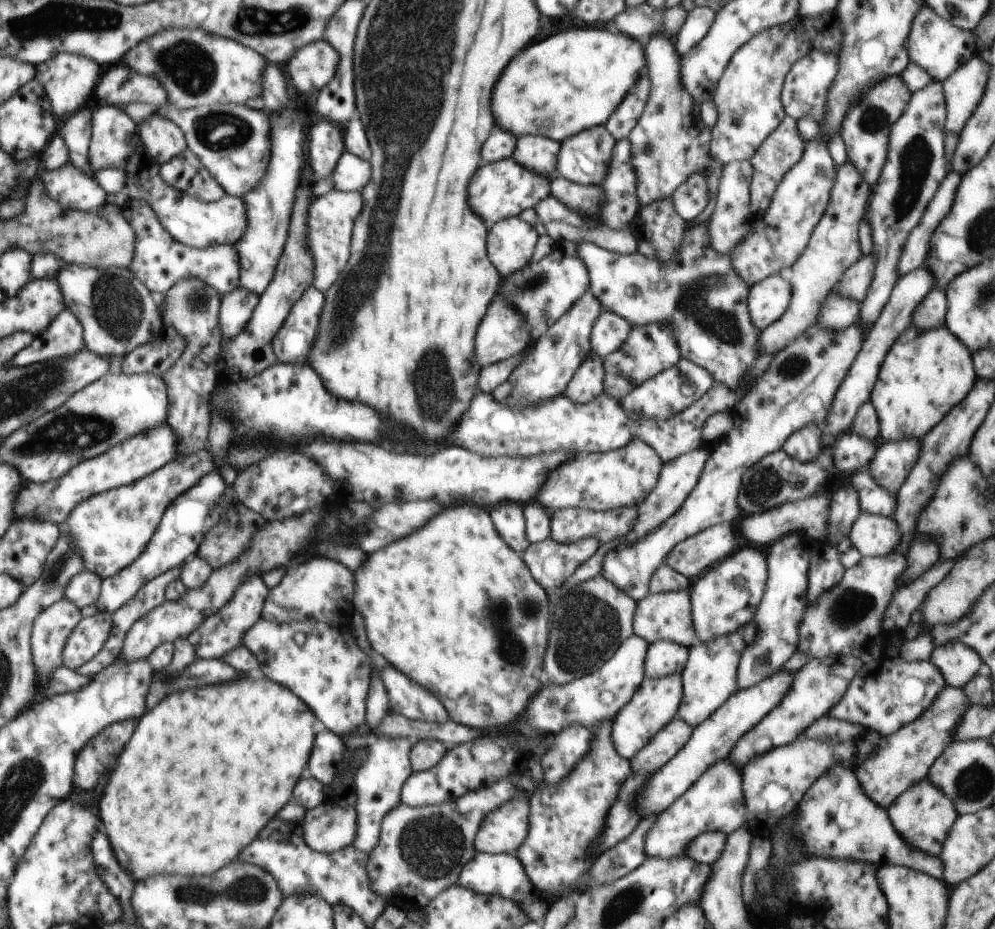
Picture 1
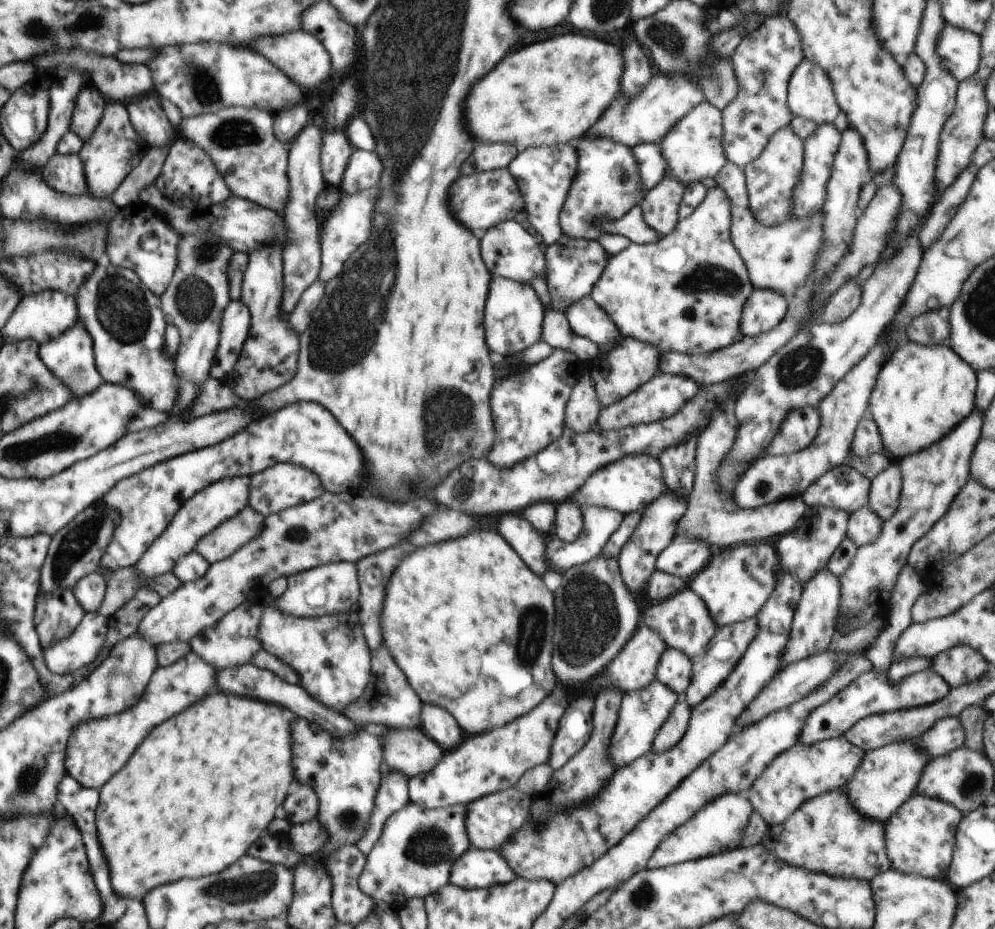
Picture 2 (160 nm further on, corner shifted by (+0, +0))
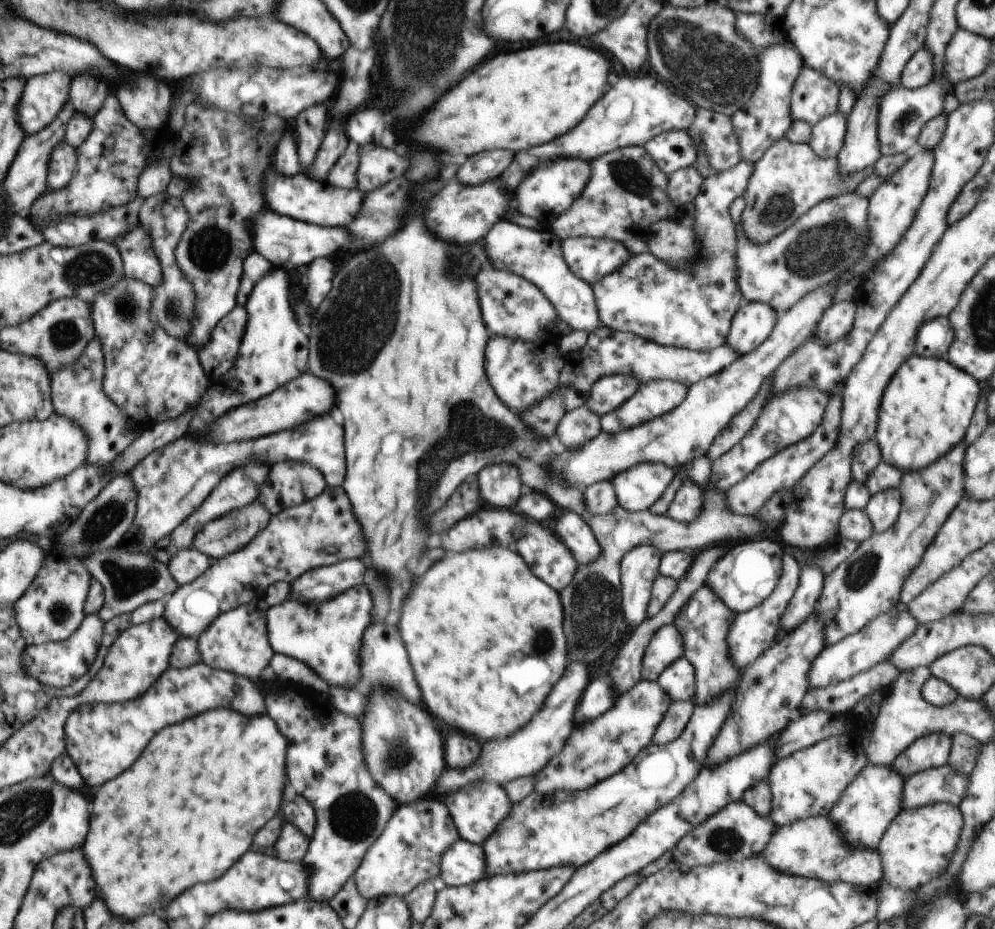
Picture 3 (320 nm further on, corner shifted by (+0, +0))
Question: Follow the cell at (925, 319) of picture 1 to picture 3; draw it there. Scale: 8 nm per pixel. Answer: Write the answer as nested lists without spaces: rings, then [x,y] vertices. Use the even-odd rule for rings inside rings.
[[[947,316],[938,317],[925,322],[915,337],[914,354],[942,359],[954,340],[954,331]]]

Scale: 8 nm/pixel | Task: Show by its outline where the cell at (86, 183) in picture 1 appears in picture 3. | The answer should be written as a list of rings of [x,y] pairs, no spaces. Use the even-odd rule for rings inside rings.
[[[64,138],[54,148],[49,162],[48,182],[50,182],[52,190],[60,190],[74,178],[76,168],[78,168],[76,164],[79,164],[76,160],[78,160],[77,149],[70,146],[70,143],[66,142]]]

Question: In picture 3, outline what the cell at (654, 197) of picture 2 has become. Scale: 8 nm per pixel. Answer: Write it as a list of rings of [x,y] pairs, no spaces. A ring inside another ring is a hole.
[[[695,165],[681,168],[668,178],[669,197],[678,207],[696,200],[705,179]]]

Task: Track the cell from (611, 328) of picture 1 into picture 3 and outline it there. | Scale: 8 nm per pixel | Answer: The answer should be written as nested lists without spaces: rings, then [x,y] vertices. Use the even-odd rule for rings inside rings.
[[[508,220],[498,221],[484,238],[485,249],[494,268],[509,270],[535,284],[555,306],[560,320],[572,330],[593,330],[602,327],[590,284],[579,279],[566,264],[561,239],[552,230],[529,229]]]

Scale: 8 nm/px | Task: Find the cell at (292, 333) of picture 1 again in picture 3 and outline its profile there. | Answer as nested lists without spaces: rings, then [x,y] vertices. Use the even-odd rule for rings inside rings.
[[[318,258],[308,266],[308,282],[304,301],[311,306],[311,309],[316,310],[332,290],[334,272],[336,272],[336,266],[330,258]]]

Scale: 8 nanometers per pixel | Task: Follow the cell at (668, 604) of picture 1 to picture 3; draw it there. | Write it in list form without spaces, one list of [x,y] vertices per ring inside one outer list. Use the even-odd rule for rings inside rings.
[[[704,585],[692,595],[686,606],[681,607],[675,618],[674,624],[683,636],[684,656],[695,670],[696,705],[705,705],[717,699],[734,687],[741,676],[743,668],[733,663],[727,643],[727,634],[735,614],[708,585]]]

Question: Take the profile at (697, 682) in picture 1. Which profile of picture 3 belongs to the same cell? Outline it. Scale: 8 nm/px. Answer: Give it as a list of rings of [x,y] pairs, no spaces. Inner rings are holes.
[[[785,549],[781,575],[772,594],[762,604],[746,612],[735,614],[727,634],[727,643],[733,663],[742,667],[743,670],[774,644],[782,615],[785,613],[787,606],[794,596],[795,590],[798,588],[801,572],[801,564],[794,558],[794,555]]]

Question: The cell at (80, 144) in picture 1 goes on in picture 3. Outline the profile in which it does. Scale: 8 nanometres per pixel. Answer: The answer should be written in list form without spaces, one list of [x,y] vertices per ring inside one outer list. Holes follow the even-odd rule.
[[[84,73],[74,78],[74,90],[70,90],[68,102],[75,111],[93,120],[108,95],[108,82],[104,78]]]

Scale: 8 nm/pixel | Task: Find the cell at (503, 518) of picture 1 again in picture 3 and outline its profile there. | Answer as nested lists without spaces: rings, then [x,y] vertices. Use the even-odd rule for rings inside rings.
[[[527,524],[525,534],[515,542],[514,550],[530,566],[530,570],[536,578],[540,578],[542,582],[559,593],[572,582],[579,567],[568,547],[549,526],[538,526],[538,524],[528,526]]]

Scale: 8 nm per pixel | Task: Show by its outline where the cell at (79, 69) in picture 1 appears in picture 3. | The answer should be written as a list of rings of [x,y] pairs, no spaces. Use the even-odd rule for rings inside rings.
[[[67,102],[65,108],[61,110],[56,120],[48,128],[42,129],[40,133],[26,136],[20,152],[16,153],[16,158],[13,160],[14,170],[10,170],[10,178],[6,178],[6,194],[10,194],[10,212],[28,210],[32,206],[32,202],[40,194],[44,194],[52,152],[64,140],[65,130],[73,118],[74,112],[70,102]]]

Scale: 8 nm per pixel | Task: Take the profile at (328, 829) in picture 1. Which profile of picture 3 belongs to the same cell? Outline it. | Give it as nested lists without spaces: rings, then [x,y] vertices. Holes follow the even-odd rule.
[[[286,822],[282,826],[274,852],[277,859],[282,861],[302,861],[309,847],[310,839],[293,823]]]

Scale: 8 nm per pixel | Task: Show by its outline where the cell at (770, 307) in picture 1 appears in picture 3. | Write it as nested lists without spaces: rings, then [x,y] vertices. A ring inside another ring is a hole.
[[[744,303],[733,316],[725,344],[739,355],[756,350],[773,331],[777,315],[766,303]]]

